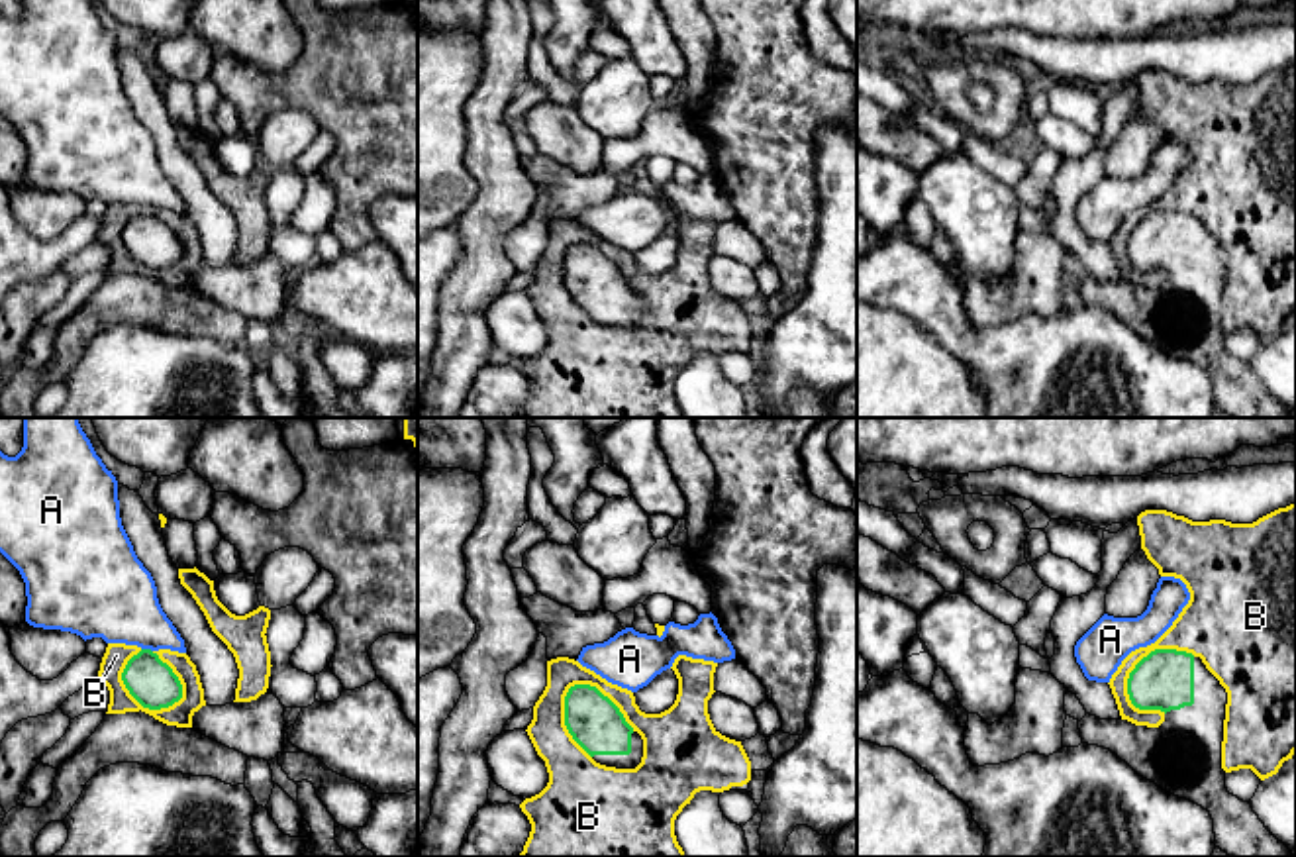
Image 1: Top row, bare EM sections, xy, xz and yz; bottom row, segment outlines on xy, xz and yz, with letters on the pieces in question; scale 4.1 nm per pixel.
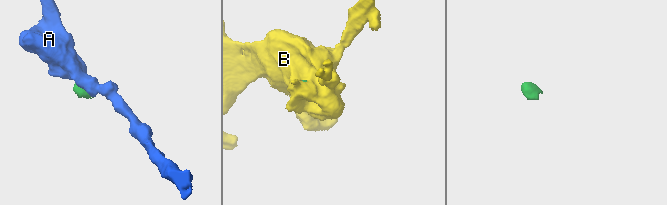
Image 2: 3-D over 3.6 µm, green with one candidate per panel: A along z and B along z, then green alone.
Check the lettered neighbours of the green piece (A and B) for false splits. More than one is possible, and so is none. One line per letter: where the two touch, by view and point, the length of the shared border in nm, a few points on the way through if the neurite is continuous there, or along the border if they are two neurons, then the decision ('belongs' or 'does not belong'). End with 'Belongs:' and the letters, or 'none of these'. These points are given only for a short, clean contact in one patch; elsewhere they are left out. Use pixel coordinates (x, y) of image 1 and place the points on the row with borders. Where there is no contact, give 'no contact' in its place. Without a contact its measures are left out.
A: meets green in xy at (148, 650); contact 50 nm long; border along xy (142, 648), (151, 652); does not belong
B: meets green in xy at (130, 693); contact 280 nm long; border along xy (140, 650), (122, 673), (124, 687), (144, 706), (171, 706); does not belong
Belongs: none of these

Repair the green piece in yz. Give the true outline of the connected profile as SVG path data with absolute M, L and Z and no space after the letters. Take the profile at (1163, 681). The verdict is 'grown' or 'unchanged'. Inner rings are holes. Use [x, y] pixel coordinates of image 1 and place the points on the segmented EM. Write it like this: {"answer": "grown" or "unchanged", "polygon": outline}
{"answer": "grown", "polygon": "M1176 649L1151 651L1129 673L1127 694L1139 710L1161 710L1165 722L1159 728L1147 728L1127 720L1100 720L1086 714L1078 722L1082 743L1110 749L1139 777L1208 810L1214 820L1216 847L1229 857L1294 857L1265 828L1251 804L1229 794L1225 788L1221 741L1227 692L1200 657Z"}

